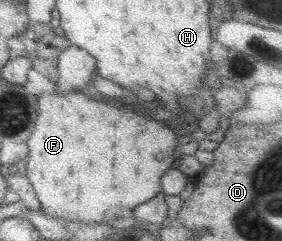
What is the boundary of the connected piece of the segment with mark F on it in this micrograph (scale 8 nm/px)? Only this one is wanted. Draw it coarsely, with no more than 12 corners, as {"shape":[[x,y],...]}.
{"shape":[[39,94],[25,177],[47,217],[110,225],[162,192],[179,134]]}

